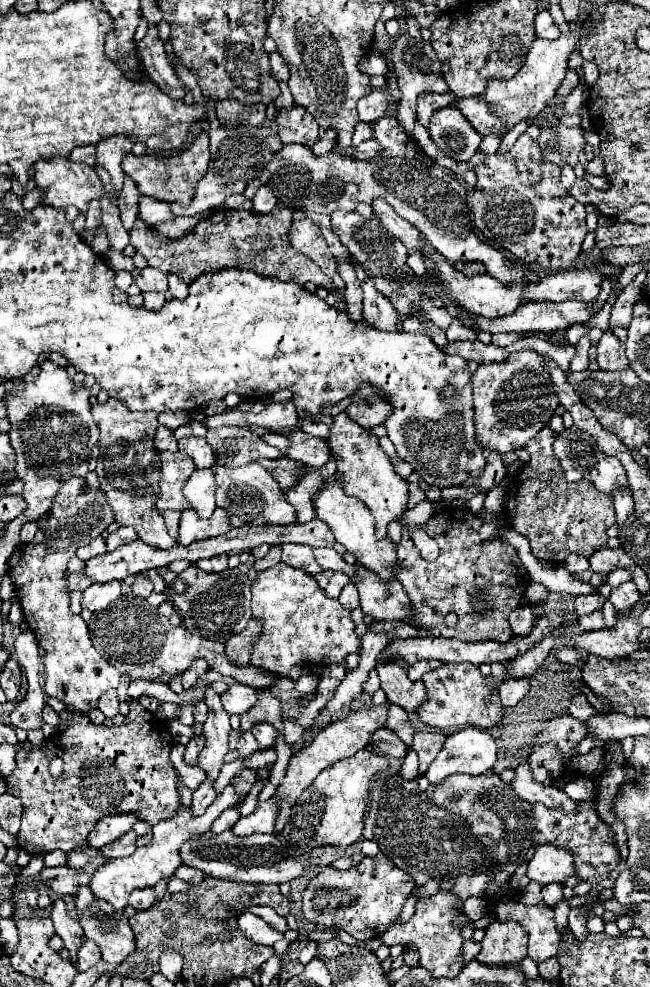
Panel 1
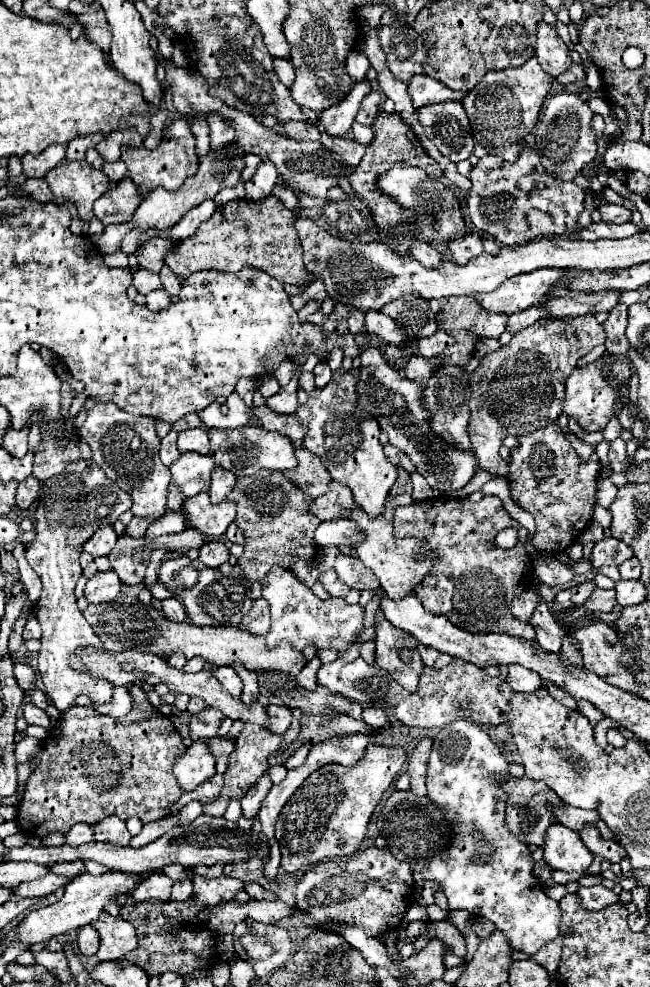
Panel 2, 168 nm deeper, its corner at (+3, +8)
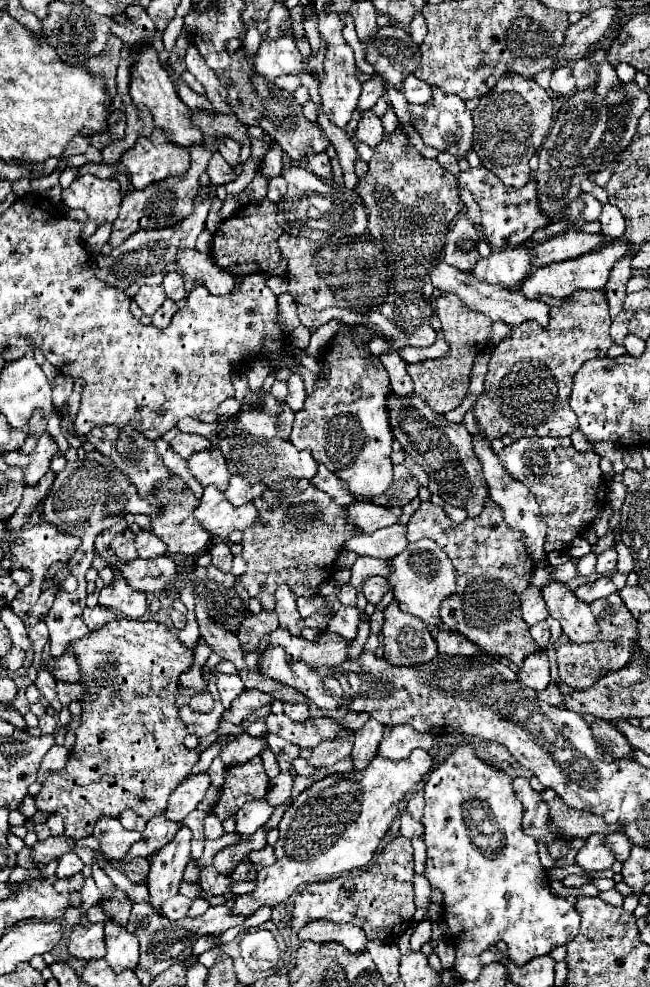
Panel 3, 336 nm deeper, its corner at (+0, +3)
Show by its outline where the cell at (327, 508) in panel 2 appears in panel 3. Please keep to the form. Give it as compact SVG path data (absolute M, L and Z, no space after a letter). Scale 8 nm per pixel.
M355 501L345 507L347 523L353 525L359 533L371 533L381 527L395 525L399 521L401 509L395 507L381 507L375 503L365 503L365 501Z

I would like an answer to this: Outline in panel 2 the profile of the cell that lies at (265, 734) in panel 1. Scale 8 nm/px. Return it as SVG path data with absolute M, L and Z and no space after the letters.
M268 706L270 710L270 730L276 734L284 734L290 726L290 722L294 720L292 710L288 706Z

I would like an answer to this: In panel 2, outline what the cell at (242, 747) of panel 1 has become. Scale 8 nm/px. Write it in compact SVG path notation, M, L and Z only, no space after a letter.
M250 722L244 724L236 750L230 754L220 796L240 800L266 774L268 758L280 746L280 740L282 736L268 734L262 726L254 726Z

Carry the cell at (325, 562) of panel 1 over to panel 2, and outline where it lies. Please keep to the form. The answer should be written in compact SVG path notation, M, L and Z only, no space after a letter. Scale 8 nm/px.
M338 554L334 562L334 570L338 572L338 578L354 590L378 590L380 588L380 582L374 576L374 572L354 556Z

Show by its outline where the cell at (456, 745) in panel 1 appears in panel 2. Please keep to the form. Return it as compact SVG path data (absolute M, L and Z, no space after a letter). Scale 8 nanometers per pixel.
M454 720L438 732L428 762L426 796L436 808L446 814L446 822L452 828L450 844L444 850L446 856L432 860L422 870L422 878L434 880L442 886L444 894L448 896L450 910L468 910L474 916L482 916L494 922L496 928L506 936L512 950L520 950L534 956L544 944L560 936L562 910L560 904L546 896L544 888L538 886L540 880L534 876L534 860L528 844L518 840L504 824L508 794L502 790L500 782L506 782L506 778L510 778L508 762L504 760L496 744L490 740L490 736L476 724L468 720Z

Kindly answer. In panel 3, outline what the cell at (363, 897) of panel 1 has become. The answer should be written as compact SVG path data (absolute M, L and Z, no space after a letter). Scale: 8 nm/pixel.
M405 837L393 839L365 869L349 871L333 881L311 883L297 891L293 909L293 931L299 931L311 919L331 919L335 923L359 925L367 939L381 939L385 943L397 943L399 935L411 925L413 903L413 847Z

